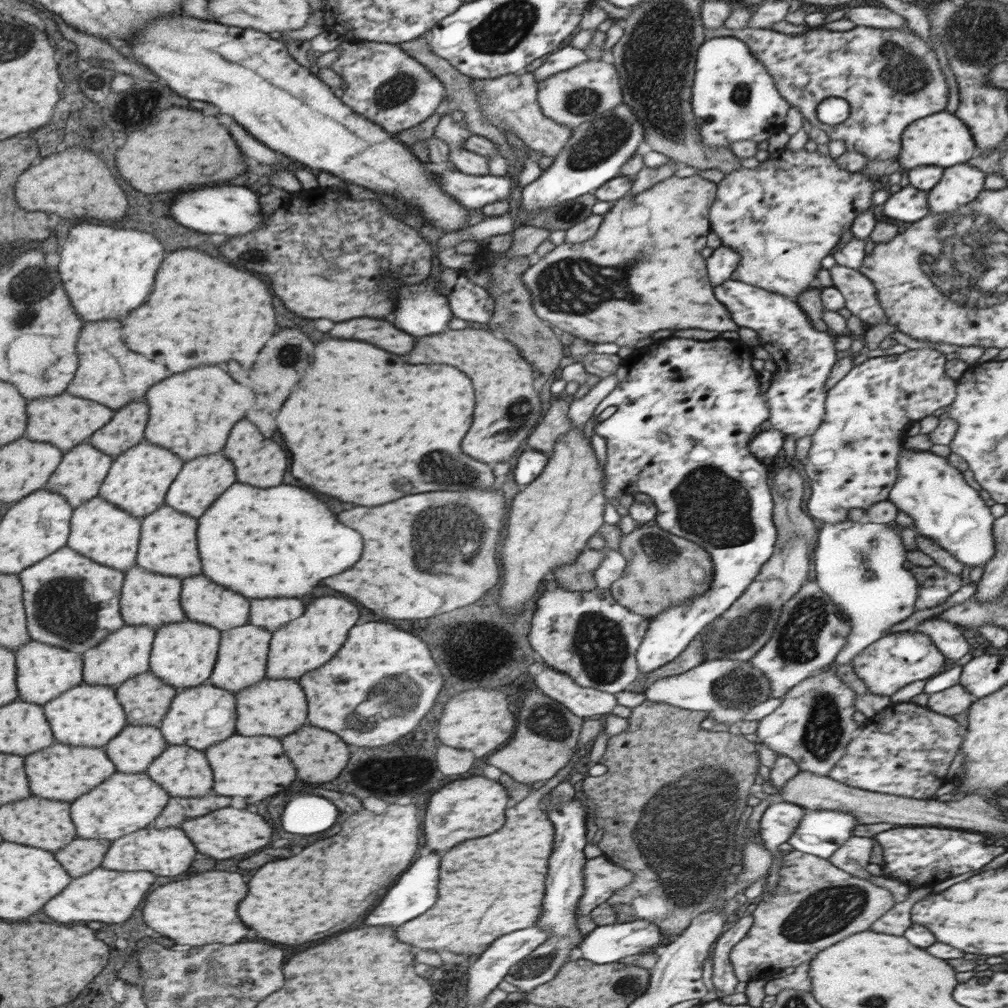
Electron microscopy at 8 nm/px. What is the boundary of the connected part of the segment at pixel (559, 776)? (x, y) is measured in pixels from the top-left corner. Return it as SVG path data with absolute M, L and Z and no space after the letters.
M599 718L585 719L578 735L576 751L568 764L558 770L532 796L506 810L506 824L490 836L460 842L444 854L440 866L440 894L438 902L426 914L405 922L396 928L400 942L416 944L422 950L446 948L465 957L480 956L496 938L536 925L546 892L548 856L552 854L554 828L540 809L540 800L564 781L574 764L580 760L582 750L589 741L600 735Z

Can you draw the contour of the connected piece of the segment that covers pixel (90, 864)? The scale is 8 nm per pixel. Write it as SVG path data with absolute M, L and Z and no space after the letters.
M80 838L54 852L55 858L66 868L71 879L80 878L101 866L111 841L101 838Z

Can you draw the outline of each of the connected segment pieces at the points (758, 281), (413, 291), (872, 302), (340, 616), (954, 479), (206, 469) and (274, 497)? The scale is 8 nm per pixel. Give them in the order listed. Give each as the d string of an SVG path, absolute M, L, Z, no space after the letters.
M786 148L770 154L766 160L763 160L756 168L743 168L733 170L730 174L726 174L723 180L717 184L716 200L712 203L709 219L711 222L711 232L718 234L721 240L721 244L729 246L735 251L738 251L741 259L739 267L732 273L731 279L735 281L745 282L746 284L757 286L758 288L767 290L768 292L783 294L788 298L794 300L804 289L810 287L816 287L819 291L823 290L816 275L822 268L820 261L825 256L830 255L830 250L835 245L839 244L842 233L847 229L850 229L857 216L868 209L873 209L873 202L871 196L873 192L879 187L878 180L870 178L859 172L852 173L845 169L840 169L836 165L835 159L828 156L821 155L817 150L813 153L802 150L787 150Z
M431 274L422 282L402 286L396 298L392 324L412 336L444 332L452 320L449 298L439 291L439 280Z
M834 265L829 269L832 284L845 298L845 307L860 318L868 328L888 323L877 299L875 286L858 269Z
M334 596L316 598L300 618L288 622L288 626L284 626L282 630L271 633L265 676L298 680L306 672L324 666L342 648L344 640L348 638L348 630L358 622L358 618L360 618L358 608L344 598Z
M902 446L897 479L887 499L912 518L920 536L931 538L962 564L972 568L984 566L995 553L995 519L990 507L978 491L964 481L962 473L948 464L946 458L928 451L906 450Z
M210 454L204 458L196 458L196 462L186 462L183 465L184 474L175 478L176 486L172 486L172 494L168 494L167 505L192 518L200 518L212 506L212 502L236 482L234 466L222 454Z
M236 484L232 486L232 490L228 490L228 494L224 494L224 498L220 498L220 502L216 502L216 506L212 506L212 510L208 510L208 514L204 514L204 518L198 520L200 522L200 554L204 554L204 576L212 578L212 582L222 584L228 590L234 590L238 594L244 594L244 598L300 598L306 596L314 590L314 586L318 586L324 578L336 576L344 570L348 570L350 566L354 566L360 560L362 554L362 538L356 530L340 524L336 520L336 516L328 510L328 506L324 506L324 502L320 502L314 494L296 488L296 486L274 486L268 490L262 488L252 488L246 484Z

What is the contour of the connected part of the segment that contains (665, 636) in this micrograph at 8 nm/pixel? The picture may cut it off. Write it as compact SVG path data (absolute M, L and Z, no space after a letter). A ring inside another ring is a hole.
M670 336L667 339L662 339L660 344L656 346L650 346L648 352L644 352L642 356L634 358L624 358L622 360L623 370L619 373L618 386L600 405L596 406L594 412L594 432L598 436L602 436L606 440L606 448L608 449L606 458L605 470L605 487L603 493L605 498L613 501L614 503L619 500L620 496L626 496L626 494L648 494L652 502L656 505L656 526L668 532L676 537L682 537L690 542L699 544L703 549L710 553L712 560L714 560L714 572L712 579L712 586L700 596L695 596L691 602L686 602L680 606L669 606L664 612L661 612L658 616L650 618L648 630L645 632L643 641L640 643L636 653L636 660L638 662L638 671L642 673L650 673L664 665L668 665L676 657L679 657L690 644L690 641L707 625L720 615L724 614L728 608L730 608L742 593L748 588L748 585L760 574L762 565L773 555L775 552L775 545L778 540L778 532L773 522L773 509L774 501L772 500L772 493L770 493L770 487L766 484L768 480L767 466L760 462L758 459L752 456L749 451L749 442L754 438L754 432L756 428L760 428L763 422L766 422L770 418L770 409L768 409L768 403L766 403L766 394L760 394L760 386L758 377L759 373L752 369L753 353L752 347L749 344L744 343L740 339L723 339L716 338L709 341L702 341L696 339L688 339ZM609 406L616 406L615 414L612 414L608 420L604 422L597 422L598 416Z

